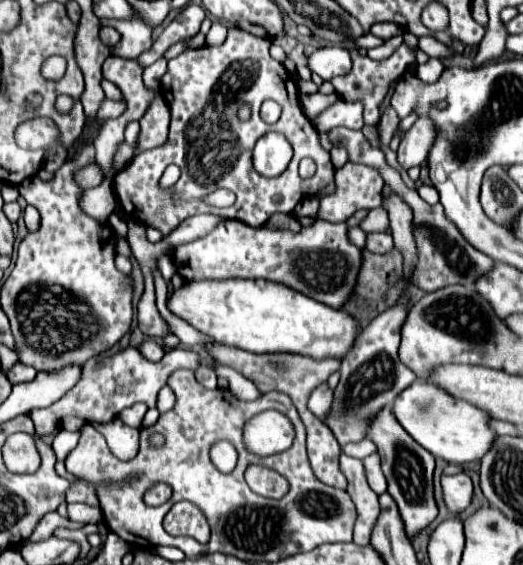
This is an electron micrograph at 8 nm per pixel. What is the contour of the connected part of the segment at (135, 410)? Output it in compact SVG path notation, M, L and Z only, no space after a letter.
M134 404L134 406L126 408L118 418L120 418L124 424L128 424L128 426L138 428L138 426L142 424L142 418L144 418L146 410L148 410L148 406L146 406L146 404Z

